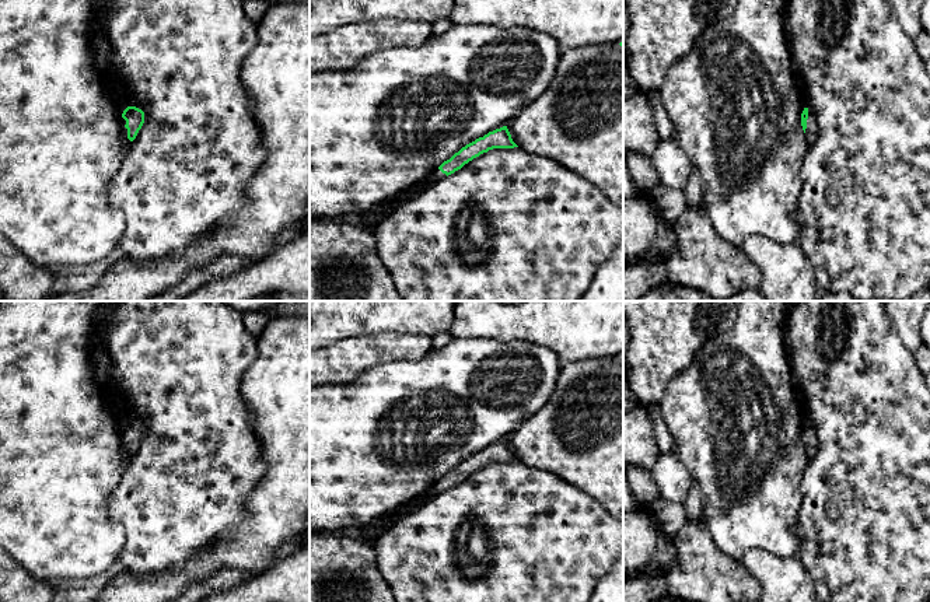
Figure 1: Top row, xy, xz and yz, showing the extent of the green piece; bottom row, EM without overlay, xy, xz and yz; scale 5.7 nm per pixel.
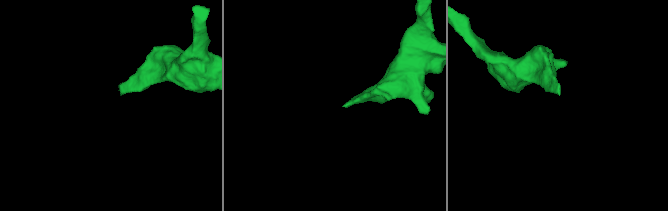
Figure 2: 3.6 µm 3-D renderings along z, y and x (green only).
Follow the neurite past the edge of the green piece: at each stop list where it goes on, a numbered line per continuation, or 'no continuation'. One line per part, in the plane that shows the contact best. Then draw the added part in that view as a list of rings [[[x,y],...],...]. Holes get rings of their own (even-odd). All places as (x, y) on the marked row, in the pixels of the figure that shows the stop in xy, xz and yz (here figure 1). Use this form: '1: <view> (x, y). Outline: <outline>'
1: yz (811, 130). Outline: [[[808,109],[805,136],[810,146],[815,143],[817,134],[818,134],[818,123],[815,115]]]

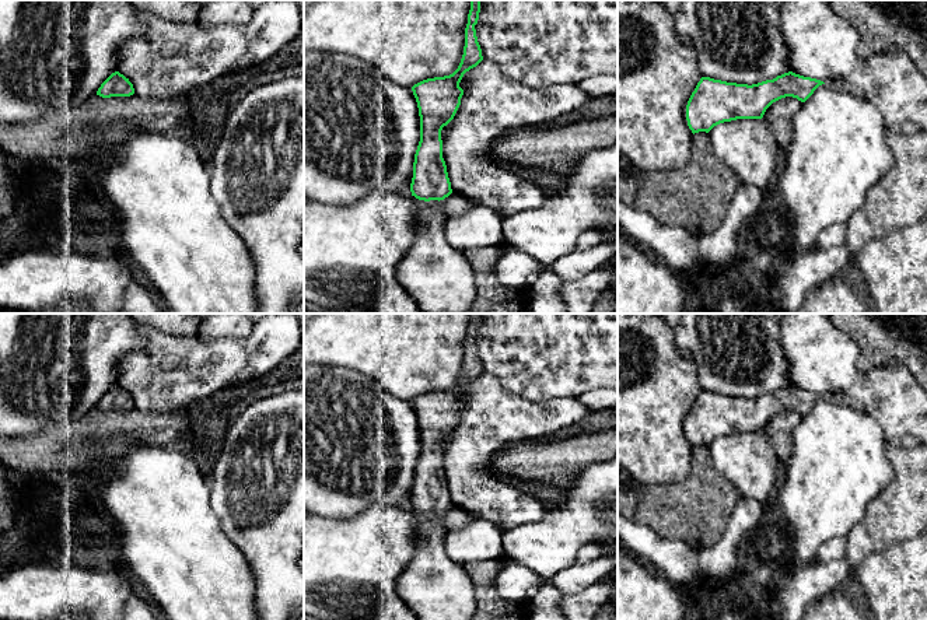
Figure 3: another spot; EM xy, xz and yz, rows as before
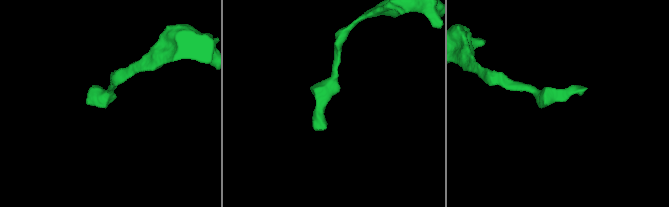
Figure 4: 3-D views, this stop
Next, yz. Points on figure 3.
no continuation

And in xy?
no continuation

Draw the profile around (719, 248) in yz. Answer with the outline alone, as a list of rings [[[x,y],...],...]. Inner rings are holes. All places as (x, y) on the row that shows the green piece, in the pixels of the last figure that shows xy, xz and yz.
[[[745,183],[737,186],[718,230],[699,237],[702,265],[727,265],[737,259],[739,230],[759,211],[762,202],[762,189]]]

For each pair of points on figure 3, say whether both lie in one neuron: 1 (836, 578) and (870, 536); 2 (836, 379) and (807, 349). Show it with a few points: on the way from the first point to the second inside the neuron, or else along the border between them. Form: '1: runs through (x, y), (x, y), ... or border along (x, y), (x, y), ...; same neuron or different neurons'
1: border along (845, 557), (853, 568); different neurons
2: runs through (831, 372), (814, 356); same neuron

